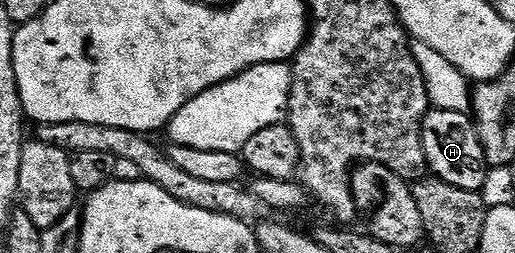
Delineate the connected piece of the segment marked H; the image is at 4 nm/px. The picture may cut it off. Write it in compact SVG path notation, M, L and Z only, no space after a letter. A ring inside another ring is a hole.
M429 109L420 126L420 135L426 152L428 170L435 177L446 180L446 184L454 184L454 188L466 188L477 192L482 190L490 167L471 113Z

